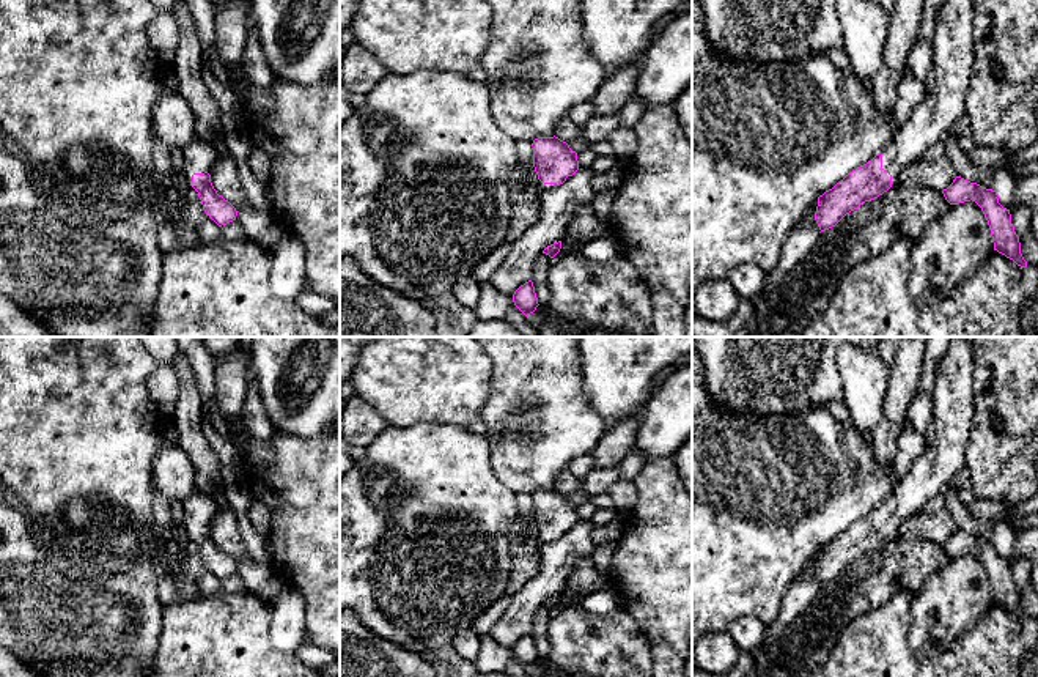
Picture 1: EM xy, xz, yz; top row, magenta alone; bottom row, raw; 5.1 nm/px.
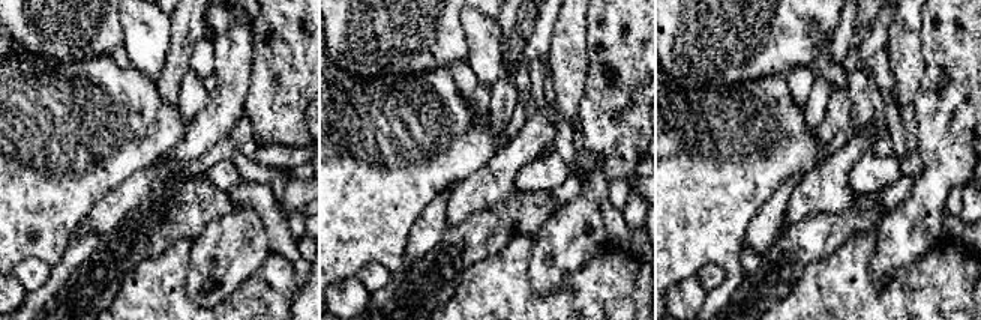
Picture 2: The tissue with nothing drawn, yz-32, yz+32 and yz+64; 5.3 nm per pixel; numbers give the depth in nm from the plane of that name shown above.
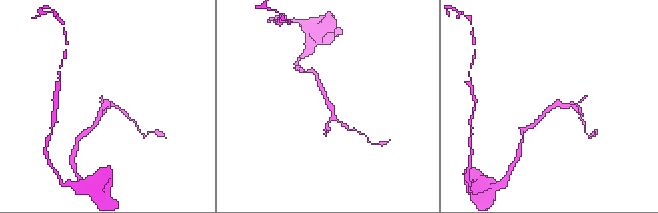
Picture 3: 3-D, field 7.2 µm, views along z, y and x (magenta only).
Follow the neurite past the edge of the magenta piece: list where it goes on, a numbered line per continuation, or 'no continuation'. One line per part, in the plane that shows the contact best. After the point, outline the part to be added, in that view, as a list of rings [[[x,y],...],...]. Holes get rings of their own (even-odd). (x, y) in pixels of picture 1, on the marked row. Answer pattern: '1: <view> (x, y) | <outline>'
1: yz (953, 57) | [[[944,0],[942,16],[931,38],[936,88],[901,124],[893,140],[881,151],[882,168],[898,183],[903,168],[942,140],[964,115],[964,101],[975,68],[974,0]]]

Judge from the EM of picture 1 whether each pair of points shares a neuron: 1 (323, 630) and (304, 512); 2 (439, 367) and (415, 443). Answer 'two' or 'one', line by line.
1: one
2: two

